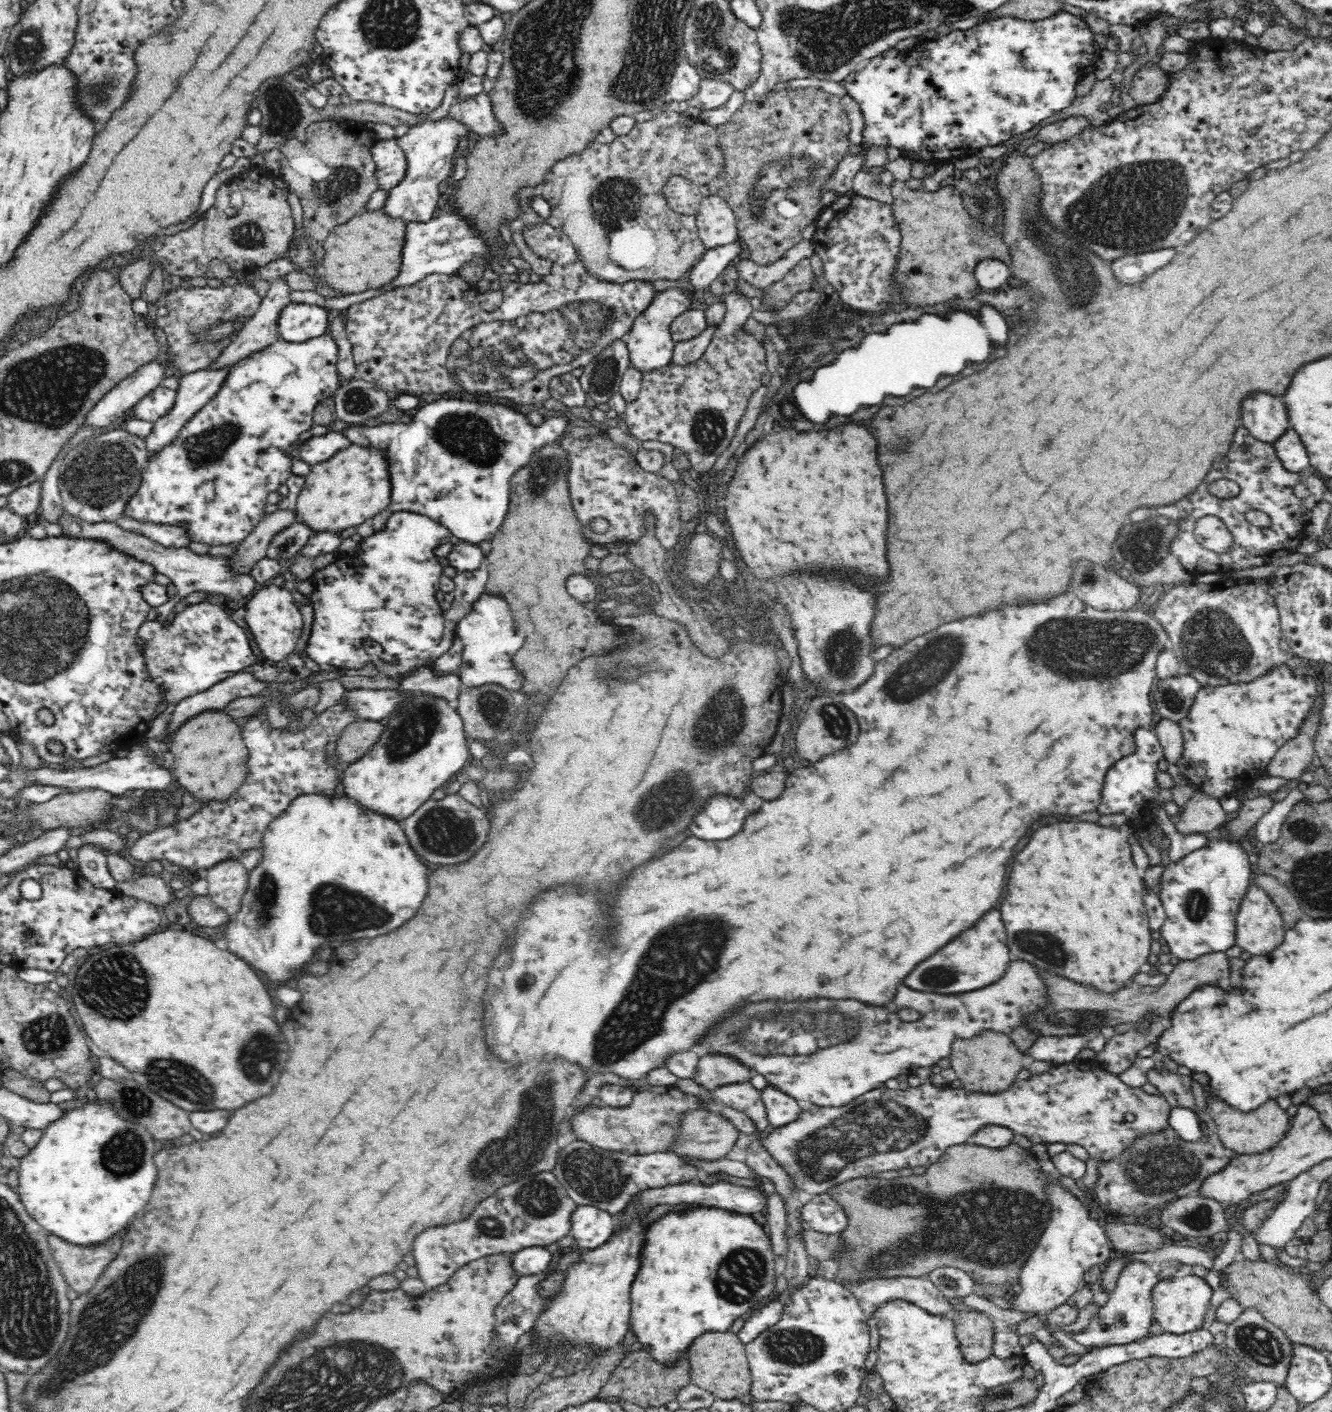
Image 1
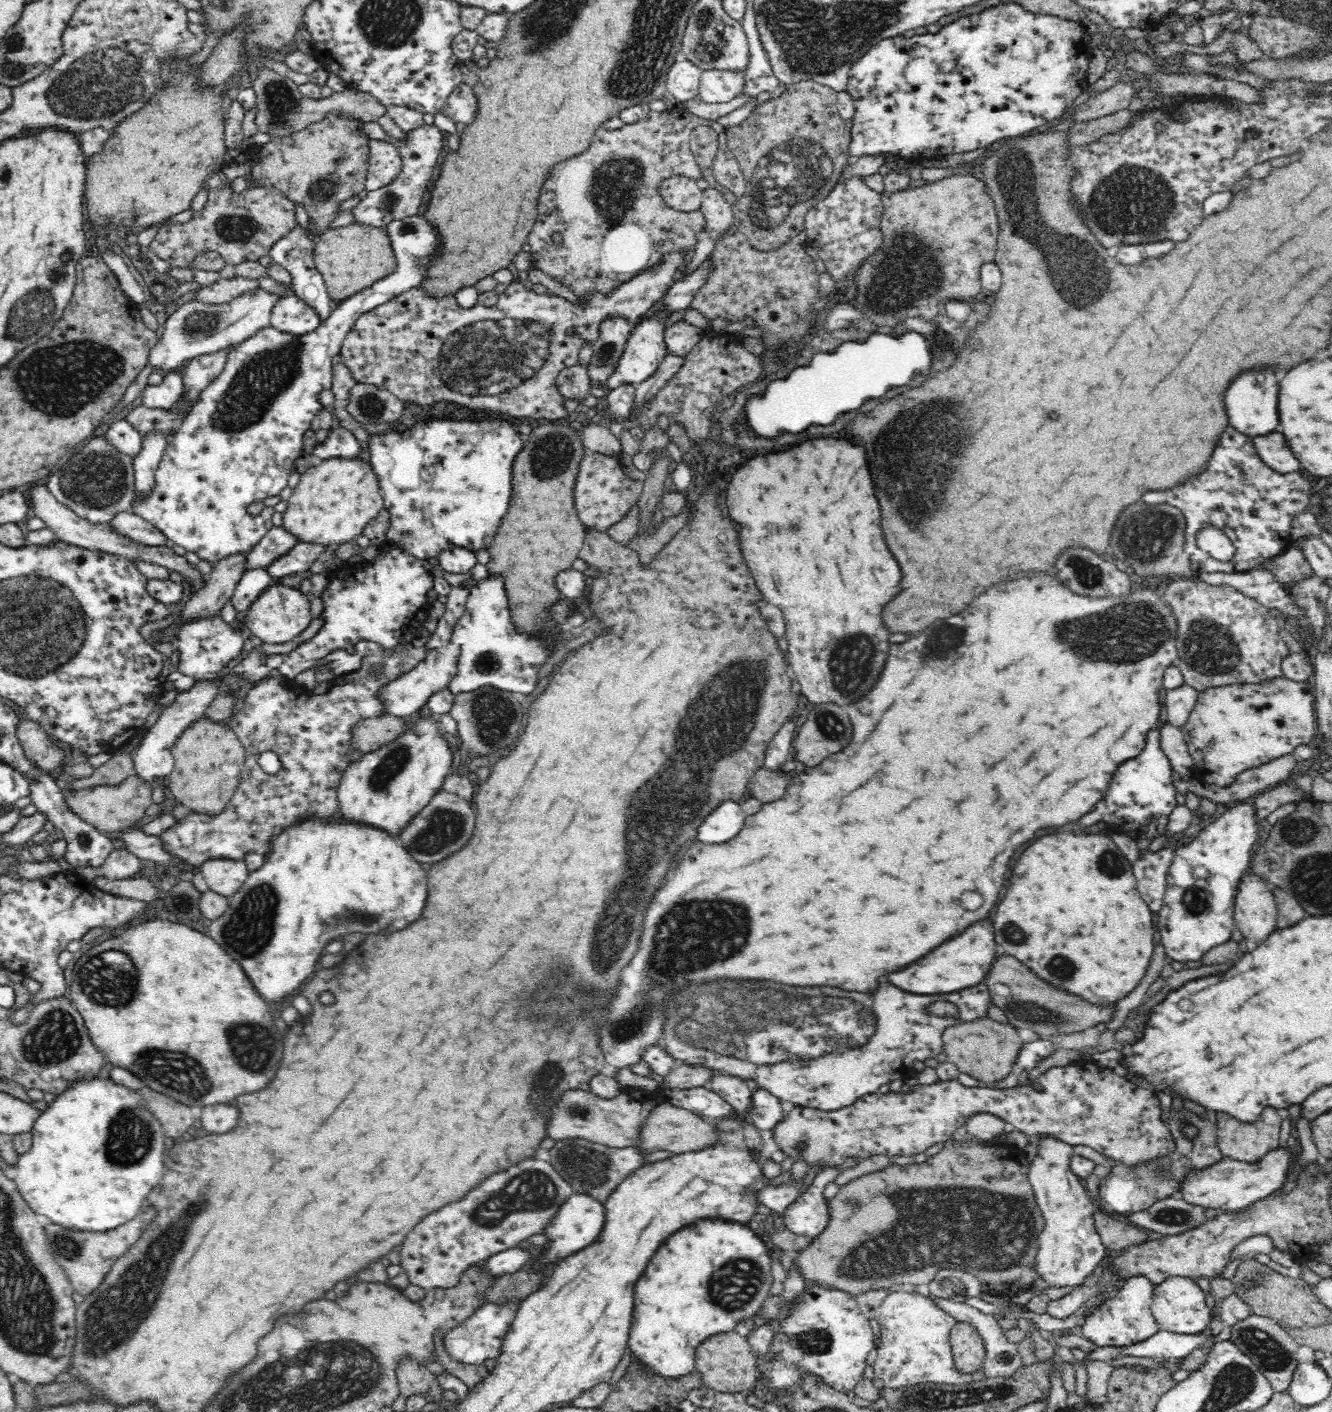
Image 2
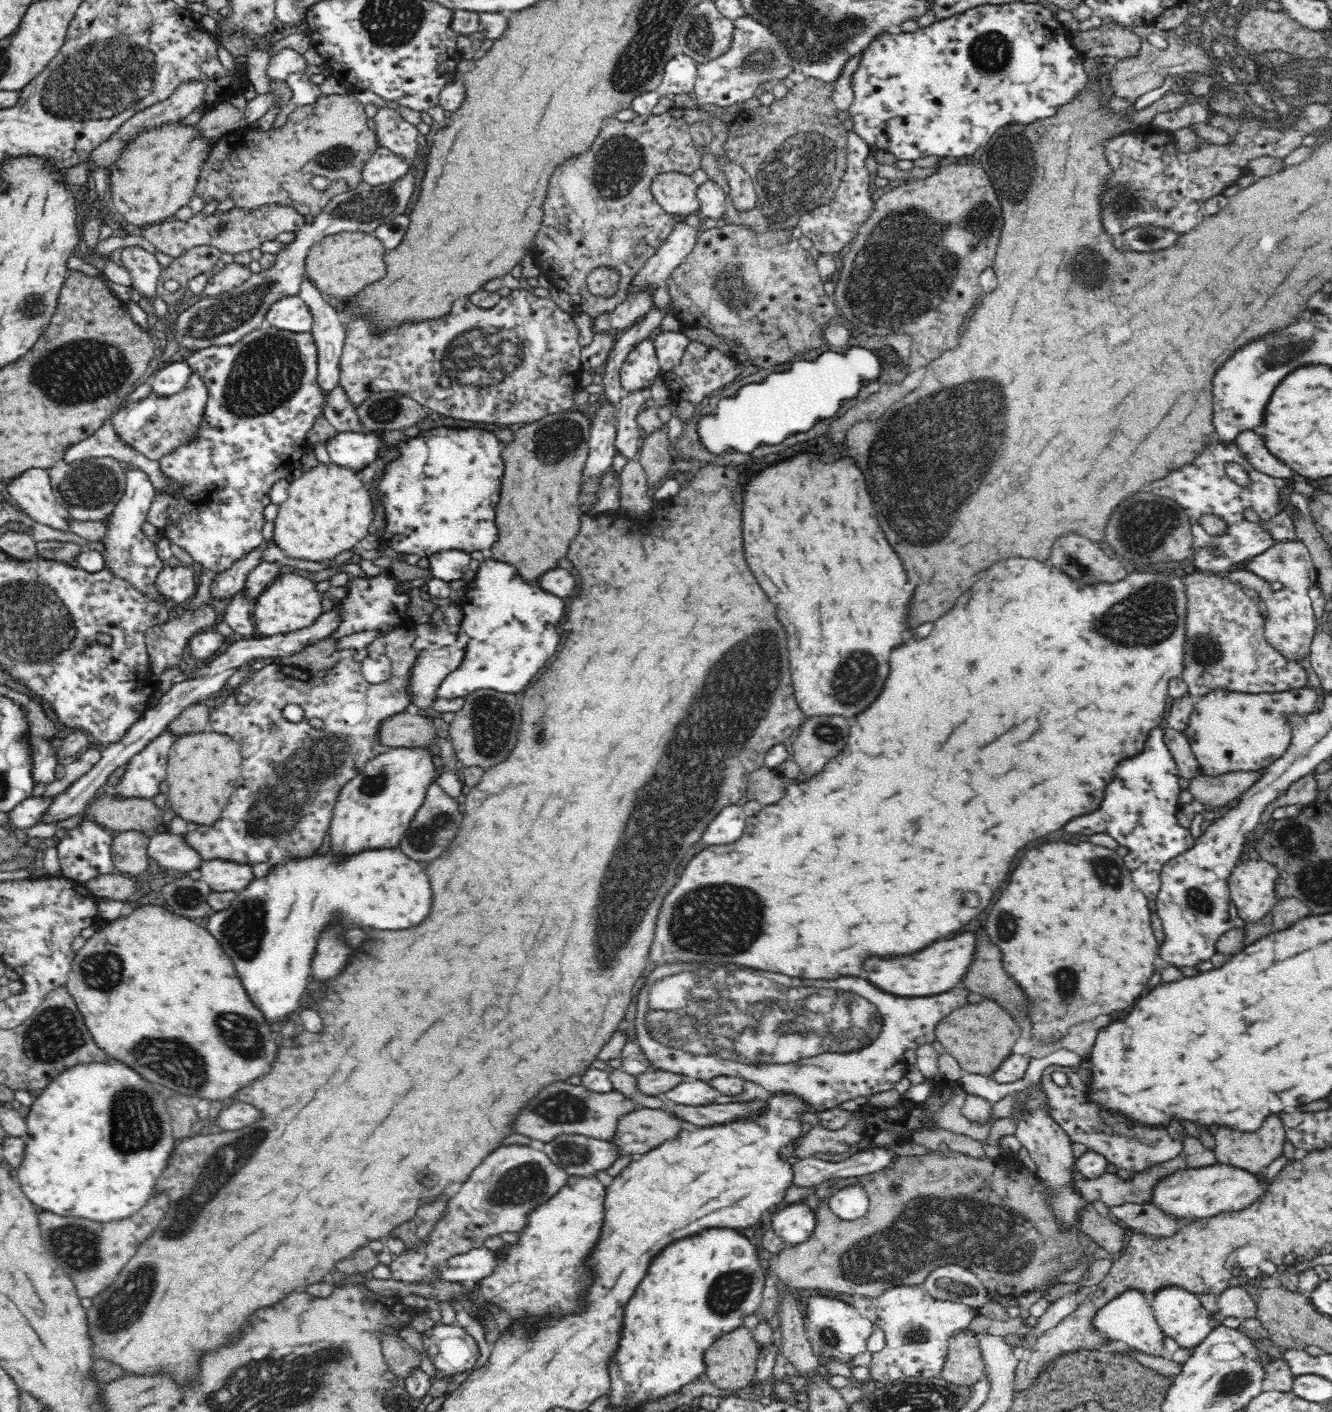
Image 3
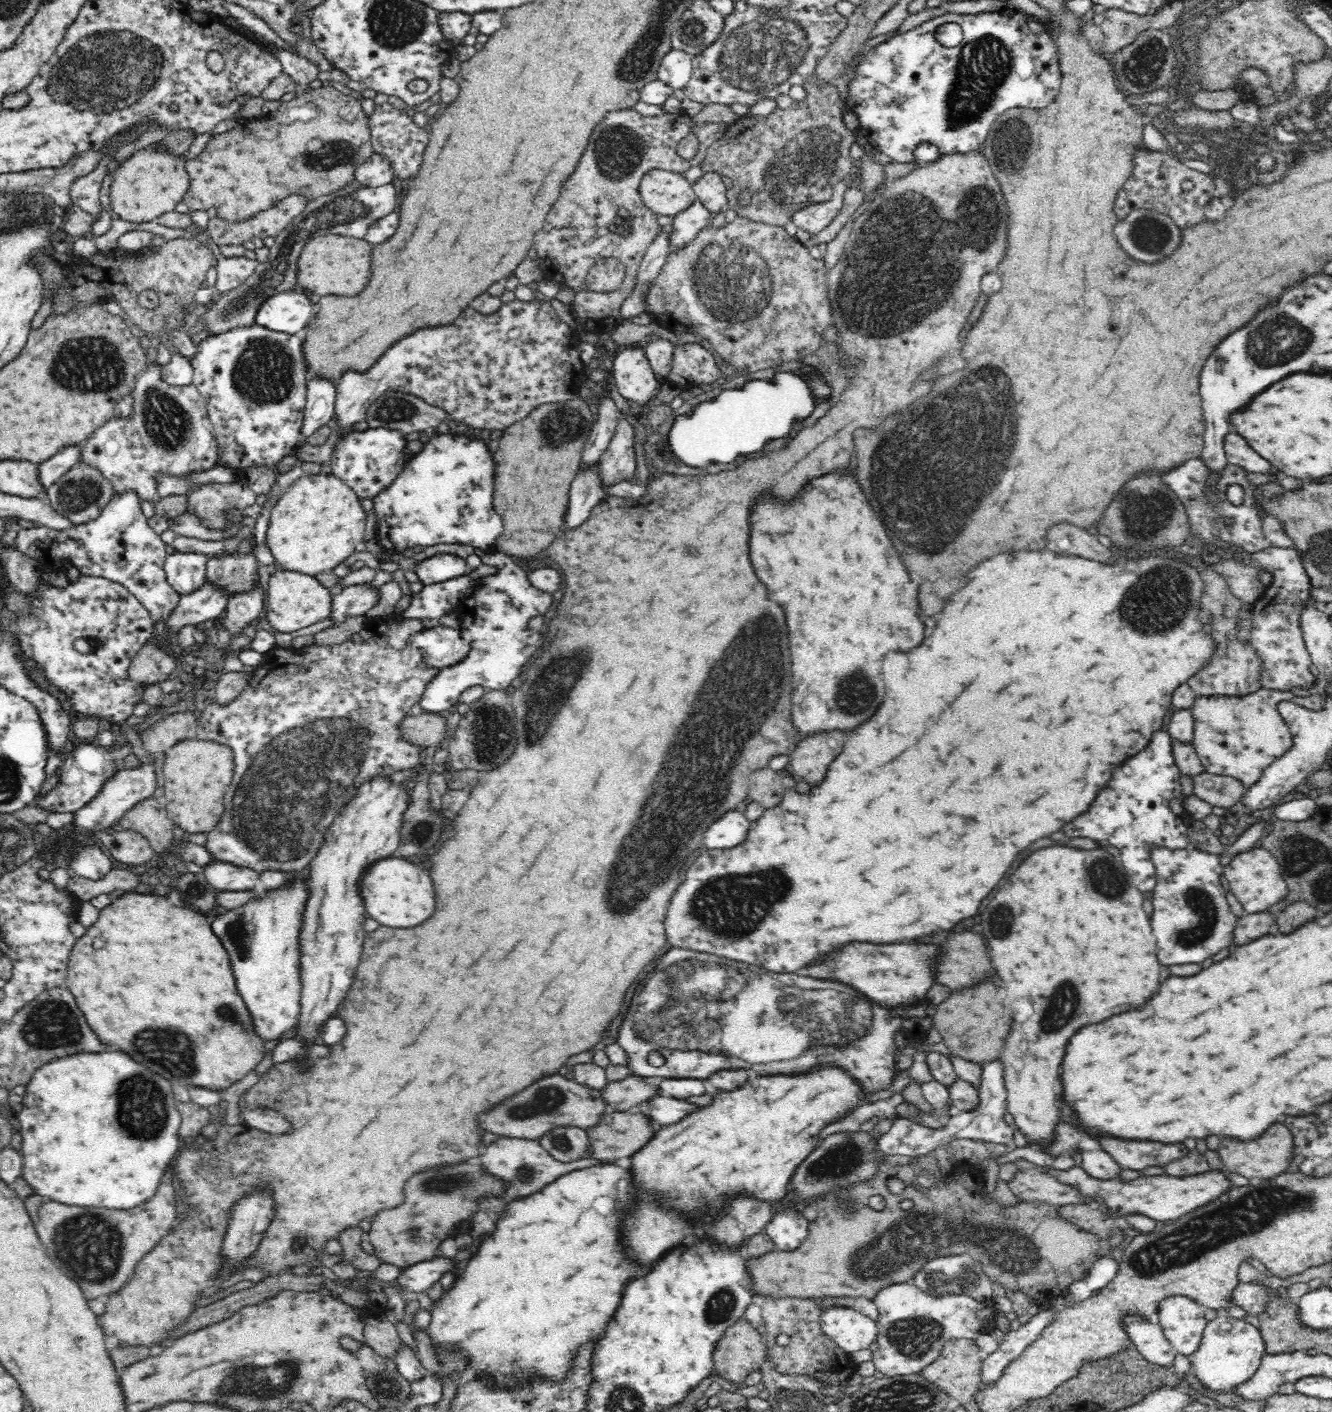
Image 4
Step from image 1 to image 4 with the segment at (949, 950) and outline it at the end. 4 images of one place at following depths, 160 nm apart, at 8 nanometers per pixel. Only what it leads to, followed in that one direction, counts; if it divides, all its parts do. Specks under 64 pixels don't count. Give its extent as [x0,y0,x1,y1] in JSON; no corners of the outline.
[796,942,937,1008]

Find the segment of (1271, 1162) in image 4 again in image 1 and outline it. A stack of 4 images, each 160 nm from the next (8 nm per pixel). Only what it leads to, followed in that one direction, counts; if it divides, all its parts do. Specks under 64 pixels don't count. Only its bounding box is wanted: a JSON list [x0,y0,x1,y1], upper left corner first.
[1205,1100,1291,1155]

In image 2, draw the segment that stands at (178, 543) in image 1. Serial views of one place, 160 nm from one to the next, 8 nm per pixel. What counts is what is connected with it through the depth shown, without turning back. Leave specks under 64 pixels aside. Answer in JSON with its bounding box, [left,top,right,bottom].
[105,512,166,547]

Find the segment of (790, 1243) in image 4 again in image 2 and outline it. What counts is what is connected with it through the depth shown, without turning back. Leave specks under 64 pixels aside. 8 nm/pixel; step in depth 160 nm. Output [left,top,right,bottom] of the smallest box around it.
[778,1157,859,1238]

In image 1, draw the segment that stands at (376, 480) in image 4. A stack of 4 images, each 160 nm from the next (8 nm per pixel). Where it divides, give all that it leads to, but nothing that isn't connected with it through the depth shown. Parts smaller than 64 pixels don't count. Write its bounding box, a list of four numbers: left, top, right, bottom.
[295,431,352,466]

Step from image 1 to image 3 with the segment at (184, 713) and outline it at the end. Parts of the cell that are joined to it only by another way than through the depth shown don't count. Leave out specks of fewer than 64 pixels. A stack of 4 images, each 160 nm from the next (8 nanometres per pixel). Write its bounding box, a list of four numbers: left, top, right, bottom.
[107,732,174,799]

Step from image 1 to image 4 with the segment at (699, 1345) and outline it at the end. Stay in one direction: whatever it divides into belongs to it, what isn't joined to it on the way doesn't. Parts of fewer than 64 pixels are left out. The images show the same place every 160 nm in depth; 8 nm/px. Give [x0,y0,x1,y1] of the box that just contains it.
[714,1316,768,1383]

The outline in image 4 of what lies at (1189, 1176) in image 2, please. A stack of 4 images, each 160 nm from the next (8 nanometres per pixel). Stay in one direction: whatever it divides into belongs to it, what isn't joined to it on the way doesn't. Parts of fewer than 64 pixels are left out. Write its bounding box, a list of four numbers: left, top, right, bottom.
[1046,1166,1233,1221]

